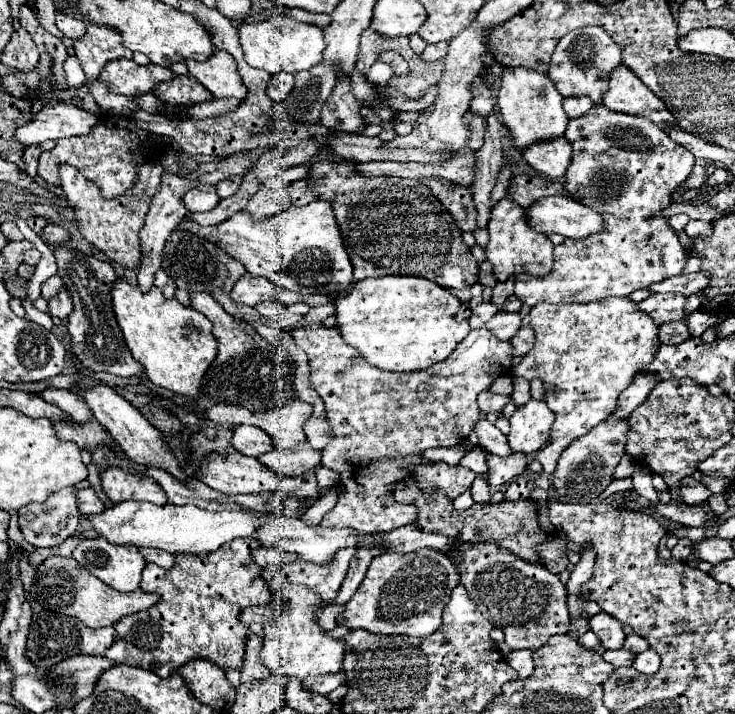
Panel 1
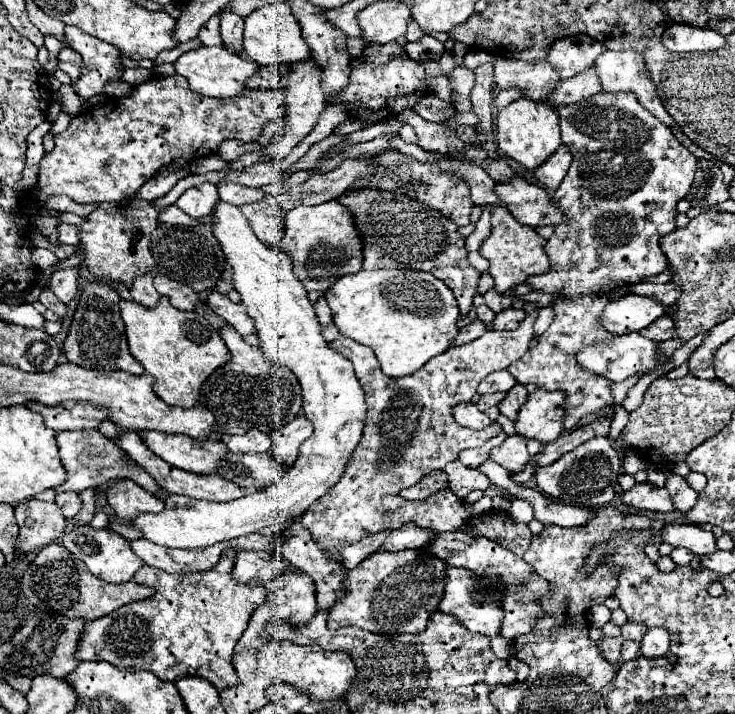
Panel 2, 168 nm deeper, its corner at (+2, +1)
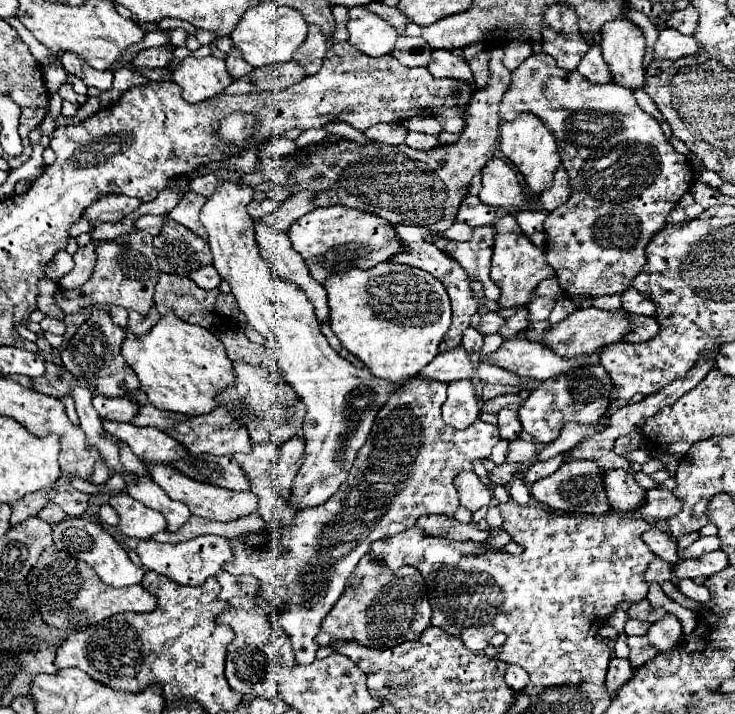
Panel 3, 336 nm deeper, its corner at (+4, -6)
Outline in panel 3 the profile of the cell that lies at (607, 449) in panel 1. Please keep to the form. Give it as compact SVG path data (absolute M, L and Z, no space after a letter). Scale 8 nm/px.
M576 459L576 461L562 463L562 467L556 473L536 481L530 491L538 503L544 503L550 509L558 509L558 511L594 513L594 515L604 515L610 511L610 505L606 501L604 471L592 459Z

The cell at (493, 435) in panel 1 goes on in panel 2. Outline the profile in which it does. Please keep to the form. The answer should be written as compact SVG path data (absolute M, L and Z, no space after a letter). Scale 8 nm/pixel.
M472 402L456 404L456 408L452 408L452 416L460 426L468 428L486 428L488 424L492 424L492 420L484 412L480 412Z

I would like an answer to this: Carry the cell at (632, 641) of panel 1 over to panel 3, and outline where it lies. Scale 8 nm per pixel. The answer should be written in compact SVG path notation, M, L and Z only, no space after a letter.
M628 619L626 621L626 627L624 627L624 633L630 637L630 635L646 635L648 633L648 627L650 623L646 621L636 621L636 619Z

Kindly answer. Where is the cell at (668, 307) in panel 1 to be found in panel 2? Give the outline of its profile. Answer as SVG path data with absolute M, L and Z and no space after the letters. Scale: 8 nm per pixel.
M626 294L620 300L608 302L600 316L600 326L612 334L630 334L646 328L664 314L666 308L662 308L656 300Z

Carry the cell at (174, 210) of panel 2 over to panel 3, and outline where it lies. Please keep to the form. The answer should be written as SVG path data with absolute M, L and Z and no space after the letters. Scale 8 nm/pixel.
M146 215L134 221L134 227L150 233L150 235L158 235L158 231L162 231L166 223L166 215Z

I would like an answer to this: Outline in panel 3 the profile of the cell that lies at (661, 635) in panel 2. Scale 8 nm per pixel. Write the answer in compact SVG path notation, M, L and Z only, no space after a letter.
M666 615L660 621L652 623L650 631L646 633L656 651L672 649L680 641L680 635L682 635L682 625L674 615Z

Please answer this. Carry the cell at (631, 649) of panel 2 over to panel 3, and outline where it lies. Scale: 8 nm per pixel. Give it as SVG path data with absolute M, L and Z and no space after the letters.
M628 637L628 647L630 647L628 661L630 661L632 667L640 667L648 659L652 659L654 655L658 655L658 651L650 645L648 637Z

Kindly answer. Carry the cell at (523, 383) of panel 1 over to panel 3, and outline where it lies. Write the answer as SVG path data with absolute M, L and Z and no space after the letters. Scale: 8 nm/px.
M504 407L498 413L498 427L500 427L500 437L506 441L512 441L520 435L522 427L518 421L518 407Z

